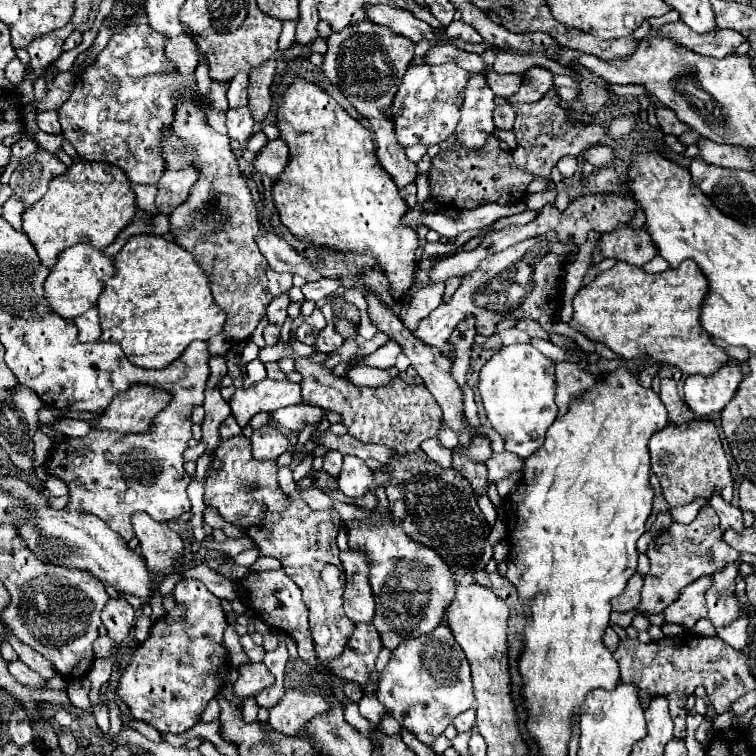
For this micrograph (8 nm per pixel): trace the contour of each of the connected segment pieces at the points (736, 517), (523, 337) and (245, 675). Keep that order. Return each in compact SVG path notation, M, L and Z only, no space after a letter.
M712 496L710 504L718 512L718 516L720 516L720 530L722 530L722 534L726 530L736 530L736 532L742 532L744 530L742 510L738 506L724 502L720 496Z
M508 328L508 330L500 330L500 340L504 346L510 346L510 344L516 344L516 342L524 342L524 344L530 344L530 336L518 328Z
M242 664L238 668L238 680L234 684L234 692L240 698L250 698L262 692L264 688L274 684L274 676L264 664Z

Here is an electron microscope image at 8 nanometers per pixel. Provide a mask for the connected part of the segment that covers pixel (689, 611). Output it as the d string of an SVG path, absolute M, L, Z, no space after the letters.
M704 576L688 584L688 588L684 588L684 592L680 594L680 600L676 600L676 604L670 604L666 608L664 612L666 622L692 628L700 618L706 618L708 616L706 592L710 586L712 586L712 576Z

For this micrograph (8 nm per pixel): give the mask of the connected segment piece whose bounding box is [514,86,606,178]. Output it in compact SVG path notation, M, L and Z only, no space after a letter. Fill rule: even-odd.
M552 86L546 96L538 102L526 104L526 106L516 106L514 108L518 118L518 136L522 136L522 168L528 172L534 172L540 176L550 176L550 170L556 166L556 162L562 156L578 156L586 148L598 144L606 136L606 128L600 124L578 124L570 122L566 116L564 108L560 106L560 96L556 88ZM540 158L540 164L538 164Z

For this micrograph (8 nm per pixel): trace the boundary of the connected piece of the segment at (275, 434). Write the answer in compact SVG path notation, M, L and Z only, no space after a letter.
M262 426L254 430L252 438L252 456L256 460L278 460L288 448L288 438L274 426Z

